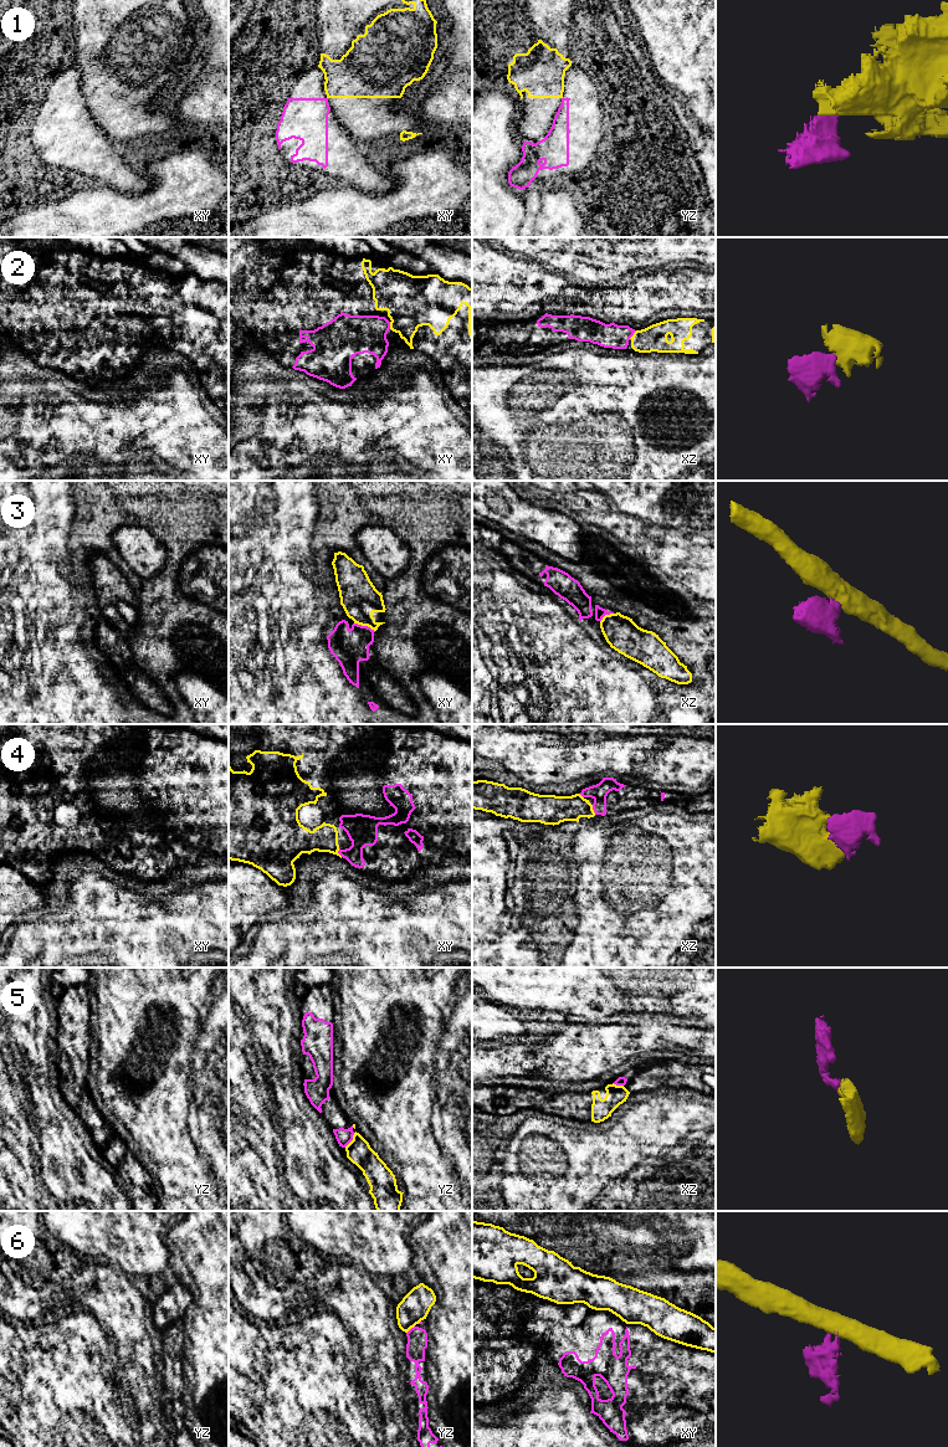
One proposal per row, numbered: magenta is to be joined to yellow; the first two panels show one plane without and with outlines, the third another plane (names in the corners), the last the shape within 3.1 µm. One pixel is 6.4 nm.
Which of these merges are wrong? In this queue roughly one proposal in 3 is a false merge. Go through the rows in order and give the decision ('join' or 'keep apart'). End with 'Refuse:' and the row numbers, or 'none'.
1: keep apart
2: join
3: keep apart
4: join
5: join
6: keep apart
Refuse: 1, 3, 6

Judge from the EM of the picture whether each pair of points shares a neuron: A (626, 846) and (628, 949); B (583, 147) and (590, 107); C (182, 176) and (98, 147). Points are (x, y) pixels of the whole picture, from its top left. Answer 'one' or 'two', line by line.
A: one
B: one
C: two

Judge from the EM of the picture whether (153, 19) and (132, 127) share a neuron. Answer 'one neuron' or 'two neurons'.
one neuron

